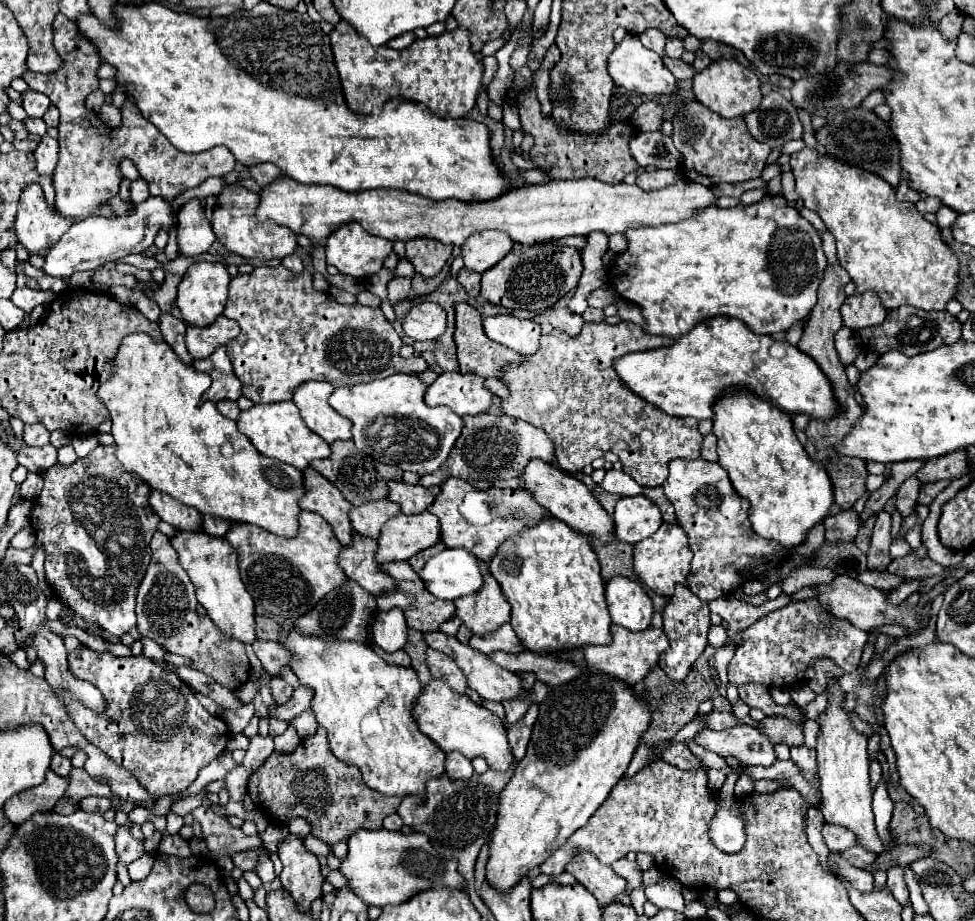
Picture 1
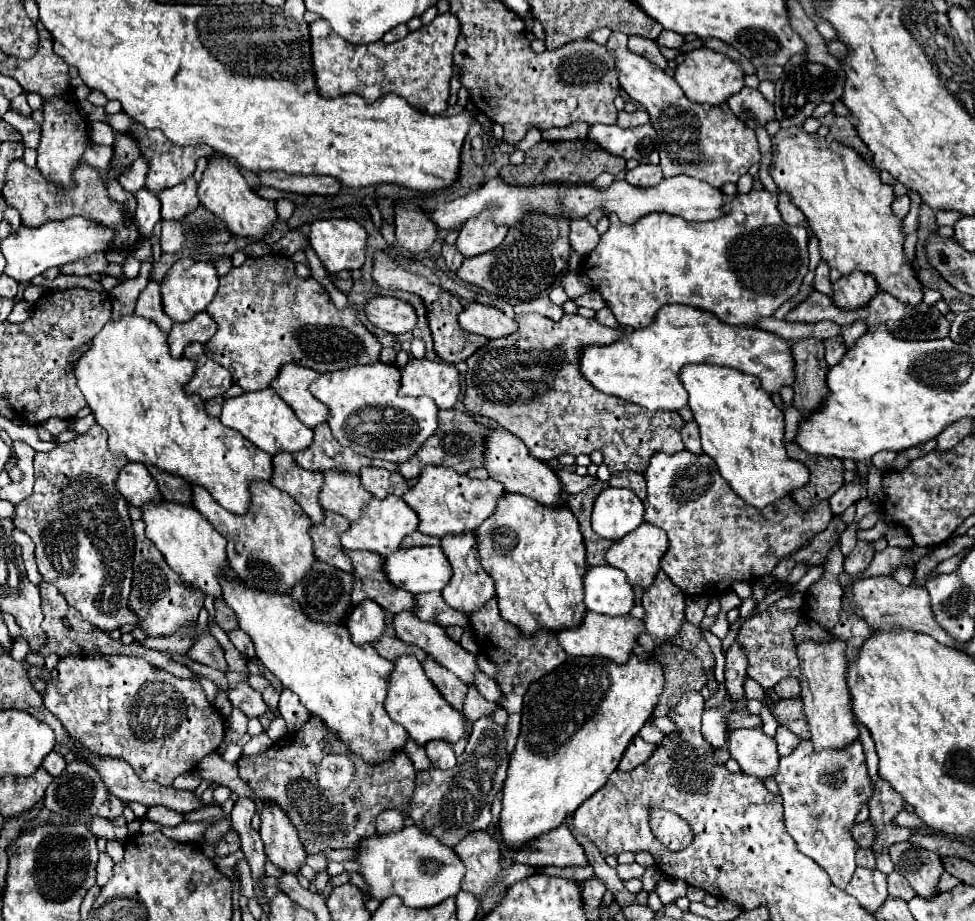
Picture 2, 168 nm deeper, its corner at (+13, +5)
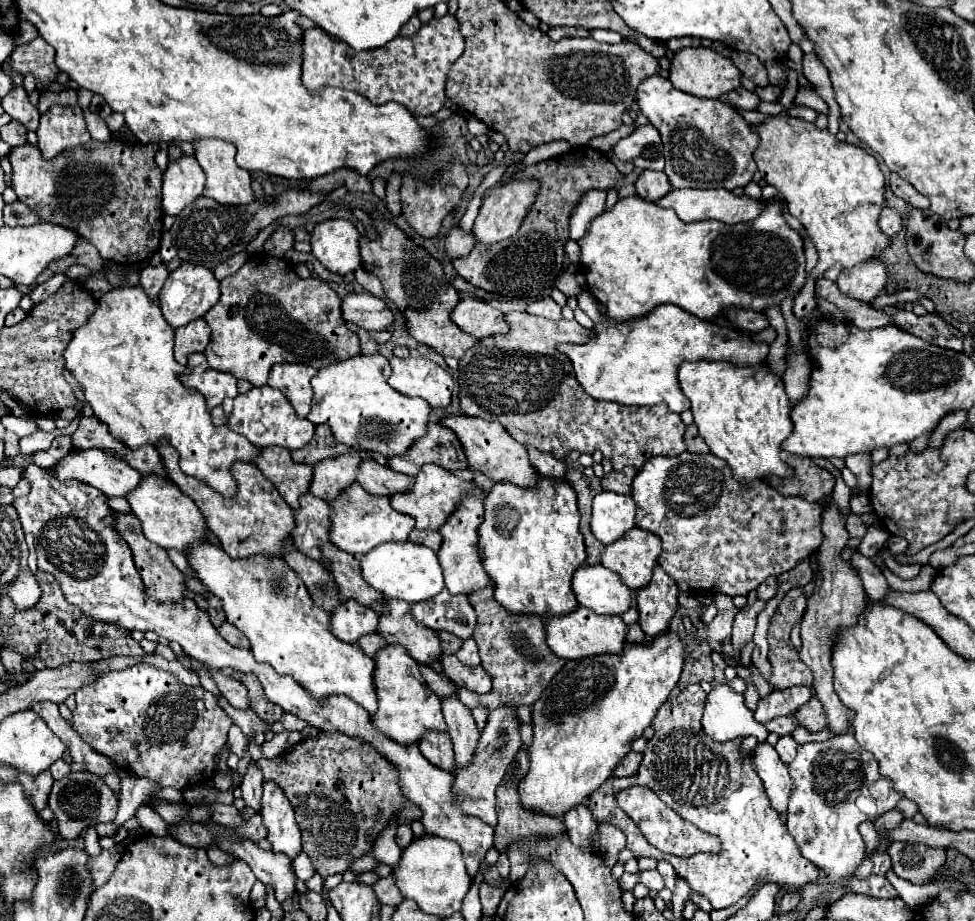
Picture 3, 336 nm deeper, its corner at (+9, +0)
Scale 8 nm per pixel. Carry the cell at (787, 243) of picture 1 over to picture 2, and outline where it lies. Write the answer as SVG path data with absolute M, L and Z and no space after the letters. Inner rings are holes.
M752 189L746 195L736 195L722 211L722 217L706 223L690 223L676 215L652 213L634 225L624 225L616 215L610 215L610 229L600 235L600 243L586 257L584 269L620 325L644 329L664 305L680 303L710 311L728 325L756 327L758 321L772 317L782 303L800 291L800 283L808 273L808 231L782 221L776 209L776 195L766 189Z

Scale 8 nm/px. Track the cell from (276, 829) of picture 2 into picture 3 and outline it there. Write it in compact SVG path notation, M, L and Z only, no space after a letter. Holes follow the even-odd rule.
M264 782L264 794L260 800L260 816L268 828L268 840L272 842L272 852L288 854L296 858L302 852L300 830L294 820L294 810L276 782Z

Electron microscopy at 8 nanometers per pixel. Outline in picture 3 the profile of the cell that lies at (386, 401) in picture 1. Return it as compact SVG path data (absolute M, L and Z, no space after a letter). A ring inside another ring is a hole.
M358 354L346 362L324 366L312 378L312 408L308 420L314 424L328 424L334 438L346 446L374 450L390 456L402 456L410 444L424 436L430 406L422 398L410 398L388 386L390 364L380 354Z

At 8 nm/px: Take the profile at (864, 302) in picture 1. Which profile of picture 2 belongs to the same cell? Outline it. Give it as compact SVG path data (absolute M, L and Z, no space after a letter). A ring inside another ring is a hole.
M854 271L832 283L832 301L838 309L860 309L866 307L878 293L878 285L872 275Z

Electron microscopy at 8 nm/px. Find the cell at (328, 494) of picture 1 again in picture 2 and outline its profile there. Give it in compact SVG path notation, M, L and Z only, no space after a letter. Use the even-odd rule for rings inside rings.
M276 453L272 457L272 463L274 463L272 485L292 495L300 503L300 507L306 511L306 515L312 519L314 525L324 521L324 509L318 501L324 475L302 469L300 465L296 465L290 453Z

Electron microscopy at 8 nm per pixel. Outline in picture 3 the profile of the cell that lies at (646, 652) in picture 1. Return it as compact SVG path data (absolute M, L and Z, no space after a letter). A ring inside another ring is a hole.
M578 606L574 612L564 616L546 618L546 642L554 654L566 660L578 660L596 654L622 654L626 642L626 624L620 616L596 616L592 610Z

